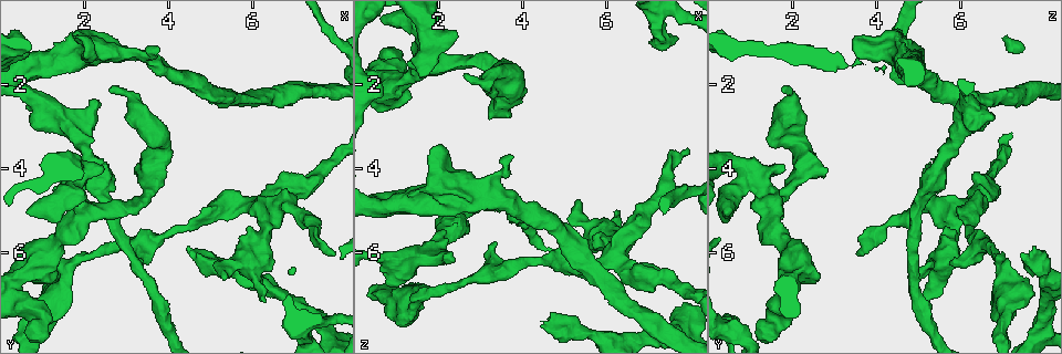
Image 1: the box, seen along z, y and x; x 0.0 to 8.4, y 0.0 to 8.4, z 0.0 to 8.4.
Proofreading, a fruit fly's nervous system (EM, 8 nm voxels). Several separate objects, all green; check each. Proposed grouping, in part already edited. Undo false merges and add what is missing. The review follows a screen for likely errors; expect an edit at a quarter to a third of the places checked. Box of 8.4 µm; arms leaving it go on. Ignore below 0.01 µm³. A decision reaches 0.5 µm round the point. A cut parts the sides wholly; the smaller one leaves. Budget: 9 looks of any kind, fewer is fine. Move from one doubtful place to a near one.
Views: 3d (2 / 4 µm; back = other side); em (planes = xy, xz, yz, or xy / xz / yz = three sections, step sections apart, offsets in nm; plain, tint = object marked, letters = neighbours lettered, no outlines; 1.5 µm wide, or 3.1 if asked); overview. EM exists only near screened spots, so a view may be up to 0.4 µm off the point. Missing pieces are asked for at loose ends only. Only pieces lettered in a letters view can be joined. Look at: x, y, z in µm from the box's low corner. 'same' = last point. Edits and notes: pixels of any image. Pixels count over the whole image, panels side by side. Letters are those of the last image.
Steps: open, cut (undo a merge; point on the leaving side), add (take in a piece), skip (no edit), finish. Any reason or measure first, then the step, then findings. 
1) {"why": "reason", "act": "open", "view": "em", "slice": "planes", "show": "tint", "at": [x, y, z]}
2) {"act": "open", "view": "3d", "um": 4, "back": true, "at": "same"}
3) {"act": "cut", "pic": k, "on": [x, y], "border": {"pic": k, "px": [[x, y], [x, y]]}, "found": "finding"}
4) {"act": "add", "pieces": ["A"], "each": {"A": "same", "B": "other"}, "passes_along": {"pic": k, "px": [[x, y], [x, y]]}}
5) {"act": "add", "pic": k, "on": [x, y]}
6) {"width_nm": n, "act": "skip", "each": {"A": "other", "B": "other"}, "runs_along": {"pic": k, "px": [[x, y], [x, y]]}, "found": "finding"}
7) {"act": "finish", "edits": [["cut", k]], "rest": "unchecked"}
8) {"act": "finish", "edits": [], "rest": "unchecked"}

{"why": "end of a long branch", "act": "open", "view": "em", "slice": "planes", "show": "letters", "at": [2.65, 2.15, 1.80]}

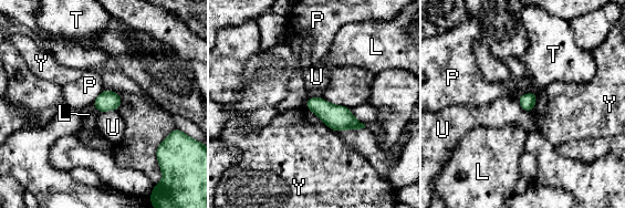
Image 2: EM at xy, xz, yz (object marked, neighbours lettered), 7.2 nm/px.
{"act": "skip", "each": {"L": "other", "P": "other", "T": "other", "U": "other", "Y": "other"}, "border": {"pic": 2, "px": [[117, 110], [96, 112]]}, "found": "none of them fits"}

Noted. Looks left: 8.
{"act": "open", "view": "em", "slice": "planes", "show": "tint", "at": [2.30, 2.40, 6.20]}

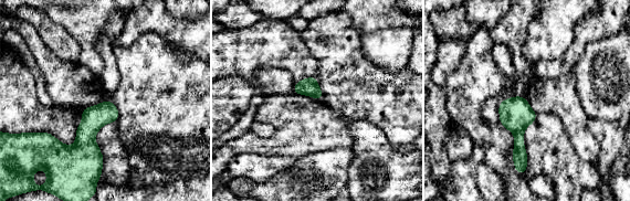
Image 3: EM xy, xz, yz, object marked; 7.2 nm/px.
{"act": "open", "view": "em", "slice": "planes", "show": "letters", "at": "same"}

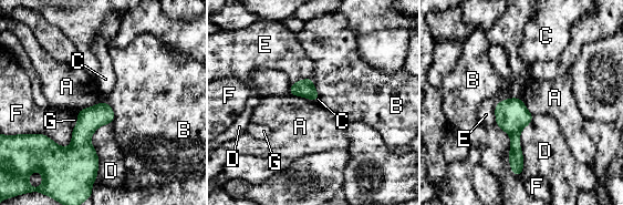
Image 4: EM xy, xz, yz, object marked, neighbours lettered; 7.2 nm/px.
{"act": "skip", "each": {"A": "other", "B": "other", "C": "other", "D": "other", "E": "other", "F": "other", "G": "other"}, "border": {"pic": 4, "px": [[102, 101], [75, 112]]}, "found": "no lettered piece goes on from it"}

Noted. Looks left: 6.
{"why": "branch stops here", "act": "open", "view": "em", "slice": "yz", "step": 8, "show": "letters", "at": [3.40, 6.25, 5.80]}

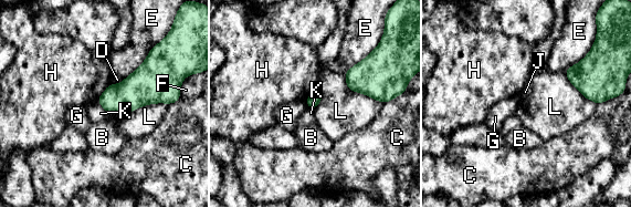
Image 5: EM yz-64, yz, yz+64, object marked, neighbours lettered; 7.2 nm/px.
{"why": "cut it another way", "act": "open", "view": "em", "slice": "planes", "show": "letters", "at": "same"}

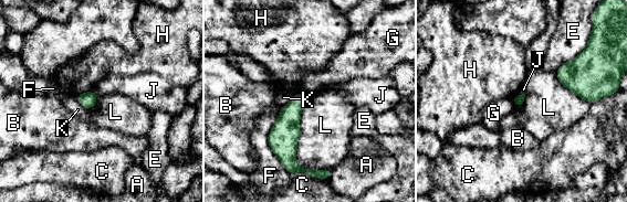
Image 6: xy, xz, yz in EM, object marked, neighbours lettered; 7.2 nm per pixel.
{"act": "skip", "each": {"A": "other", "B": "other", "C": "other", "E": "other", "F": "other", "G": "other", "H": "other", "J": "other", "K": "other", "L": "other"}, "border": {"pic": 6, "px": [[310, 95], [295, 163], [330, 170]]}, "found": "no lettered piece goes on from it"}

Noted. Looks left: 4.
{"why": "branch stops here", "act": "open", "view": "3d", "um": 4, "at": [6.25, 7.15, 5.00]}

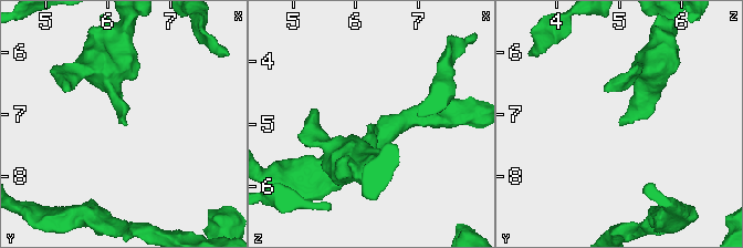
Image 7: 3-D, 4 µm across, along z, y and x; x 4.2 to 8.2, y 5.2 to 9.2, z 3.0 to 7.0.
{"why": "need the tissue", "act": "open", "view": "em", "slice": "planes", "show": "tint", "at": [6.25, 7.20, 5.00]}

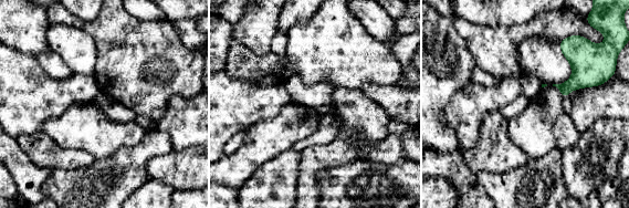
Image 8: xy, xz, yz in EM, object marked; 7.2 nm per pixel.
{"why": "what lies round it", "act": "open", "view": "em", "slice": "planes", "show": "letters", "at": "same"}

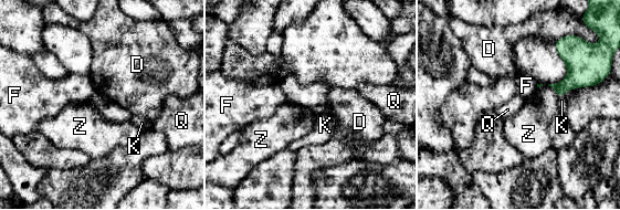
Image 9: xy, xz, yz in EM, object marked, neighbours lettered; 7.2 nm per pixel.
{"act": "skip", "each": {"D": "other", "F": "other", "K": "other", "Q": "other", "Z": "other"}, "border": {"pic": 9, "px": [[547, 85], [559, 96]]}, "found": "none of them fits"}

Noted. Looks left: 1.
{"act": "finish", "edits": [], "rest": "unchecked"}

